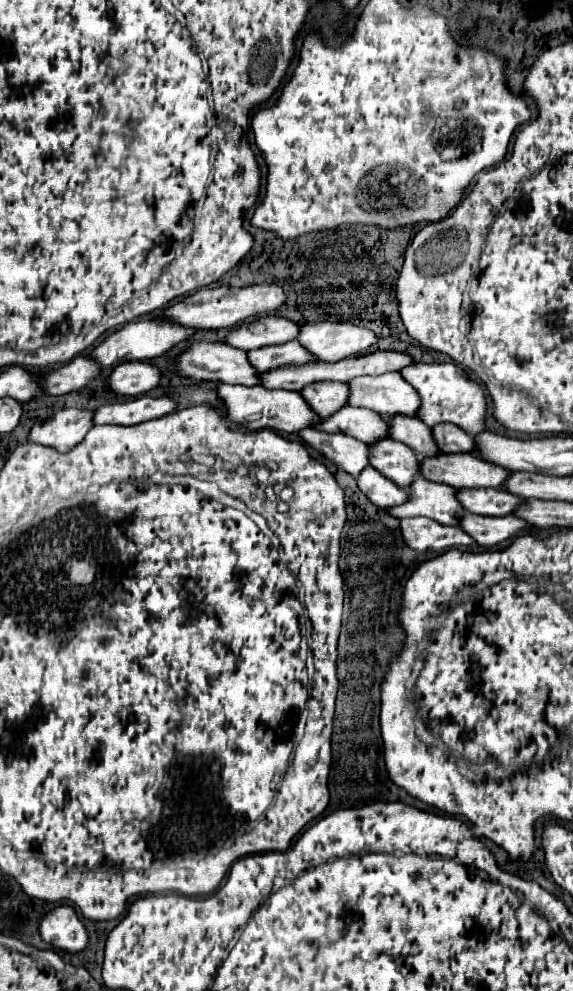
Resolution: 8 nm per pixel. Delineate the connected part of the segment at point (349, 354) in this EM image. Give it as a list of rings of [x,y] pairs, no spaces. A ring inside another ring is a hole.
[[[329,320],[301,326],[301,334],[297,340],[323,362],[355,358],[377,344],[377,336],[373,330],[351,322]]]

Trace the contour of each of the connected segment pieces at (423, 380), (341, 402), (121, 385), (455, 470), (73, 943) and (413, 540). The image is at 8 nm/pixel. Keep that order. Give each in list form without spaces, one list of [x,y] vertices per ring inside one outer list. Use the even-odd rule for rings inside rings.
[[[411,364],[407,370],[401,370],[401,376],[419,392],[421,408],[419,420],[427,426],[437,426],[439,422],[451,422],[461,426],[469,434],[477,436],[485,432],[485,414],[487,414],[487,400],[481,384],[465,376],[465,370],[457,364]]]
[[[315,382],[315,386],[307,386],[301,394],[311,402],[311,408],[321,416],[329,418],[349,402],[349,386],[339,382]]]
[[[125,362],[111,372],[107,384],[115,394],[137,396],[153,390],[161,376],[163,372],[151,362]]]
[[[441,454],[441,458],[423,460],[421,476],[433,482],[447,482],[449,486],[459,486],[459,488],[503,488],[505,480],[511,476],[511,470],[487,462],[477,454]]]
[[[59,906],[43,918],[43,940],[59,950],[81,952],[89,942],[89,934],[71,906]]]
[[[405,518],[401,520],[401,532],[405,542],[419,552],[443,552],[455,546],[475,546],[475,540],[465,530],[457,526],[443,526],[439,522],[431,522],[431,518]]]

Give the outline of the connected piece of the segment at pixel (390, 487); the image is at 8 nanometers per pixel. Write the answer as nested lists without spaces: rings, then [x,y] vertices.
[[[375,468],[371,470],[363,470],[363,474],[359,474],[357,478],[361,492],[379,508],[387,510],[391,506],[399,506],[403,502],[409,500],[409,492],[399,488],[395,482],[391,482],[389,478],[385,478],[383,474],[379,474]]]

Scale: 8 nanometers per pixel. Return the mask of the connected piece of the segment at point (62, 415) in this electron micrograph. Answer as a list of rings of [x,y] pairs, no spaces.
[[[59,410],[53,420],[35,424],[29,432],[29,440],[51,446],[59,452],[67,452],[83,442],[85,434],[93,428],[93,414],[95,410]]]

